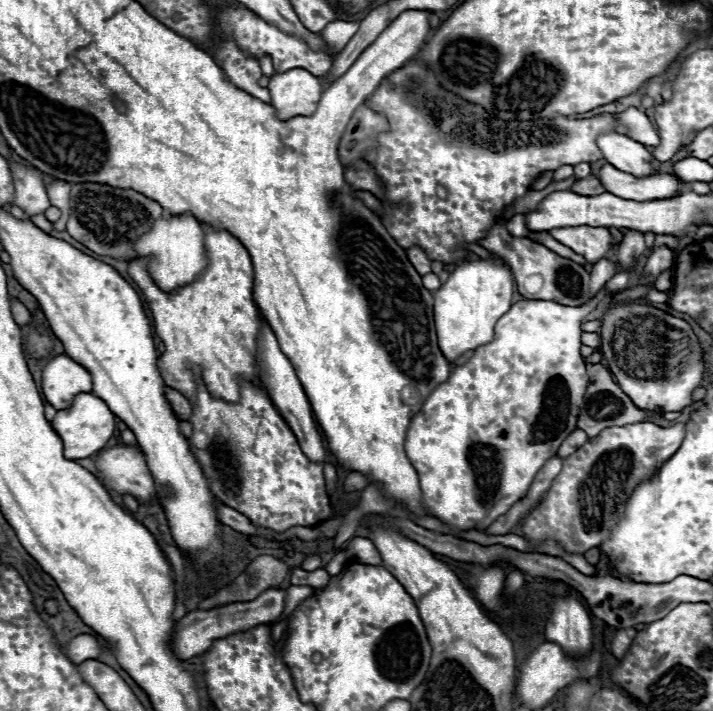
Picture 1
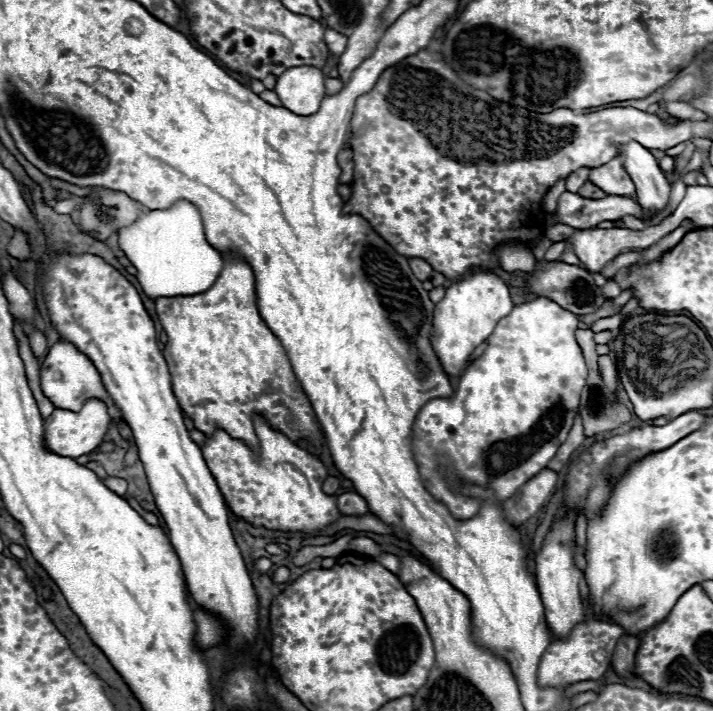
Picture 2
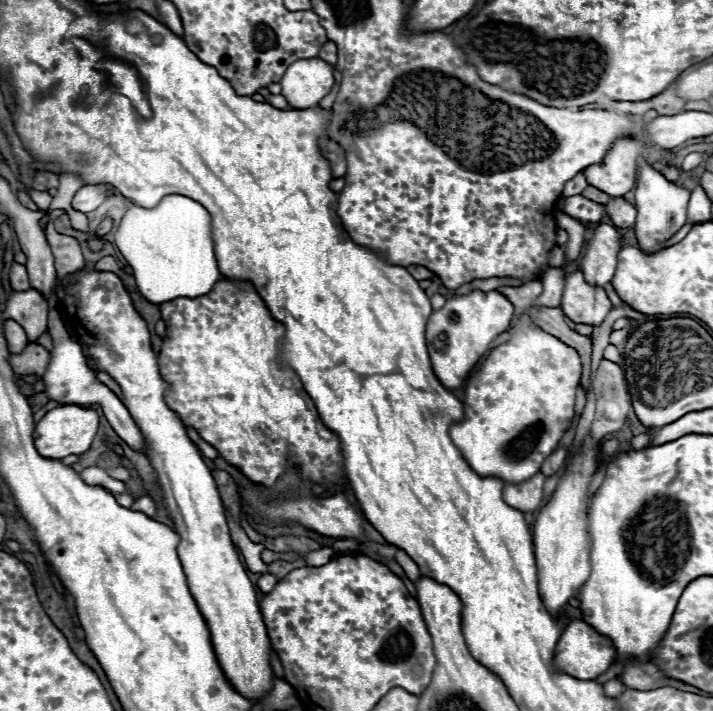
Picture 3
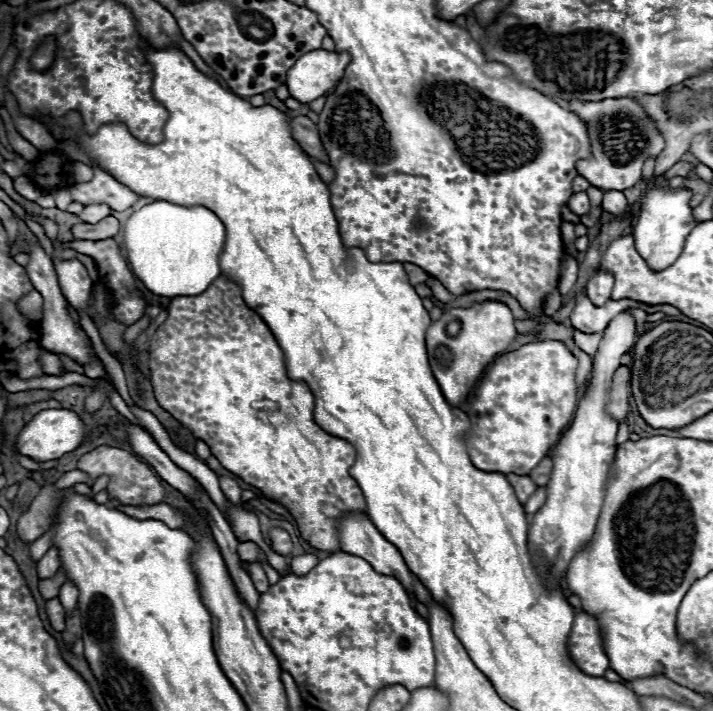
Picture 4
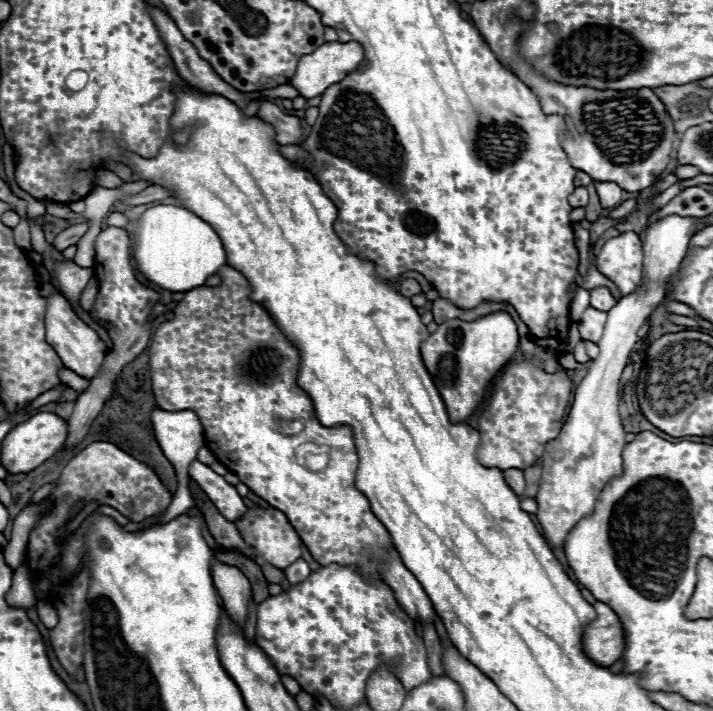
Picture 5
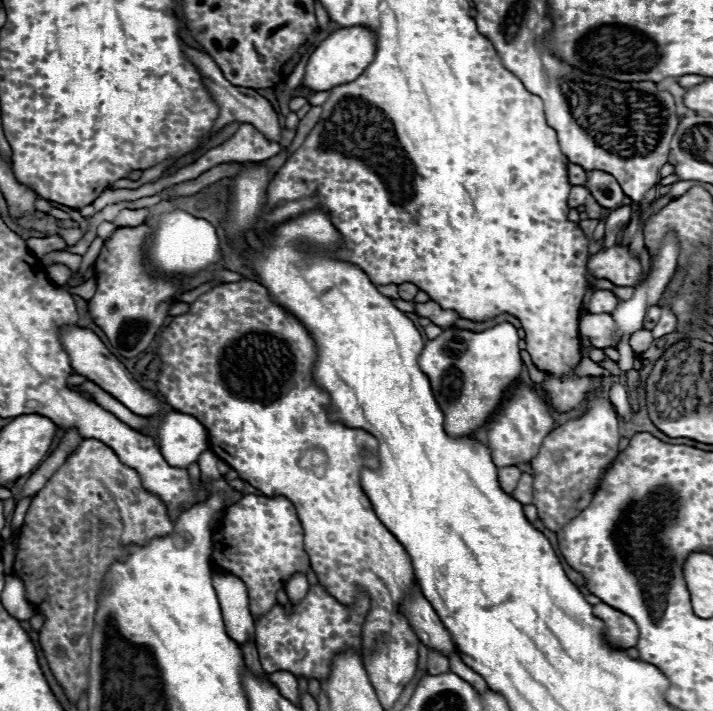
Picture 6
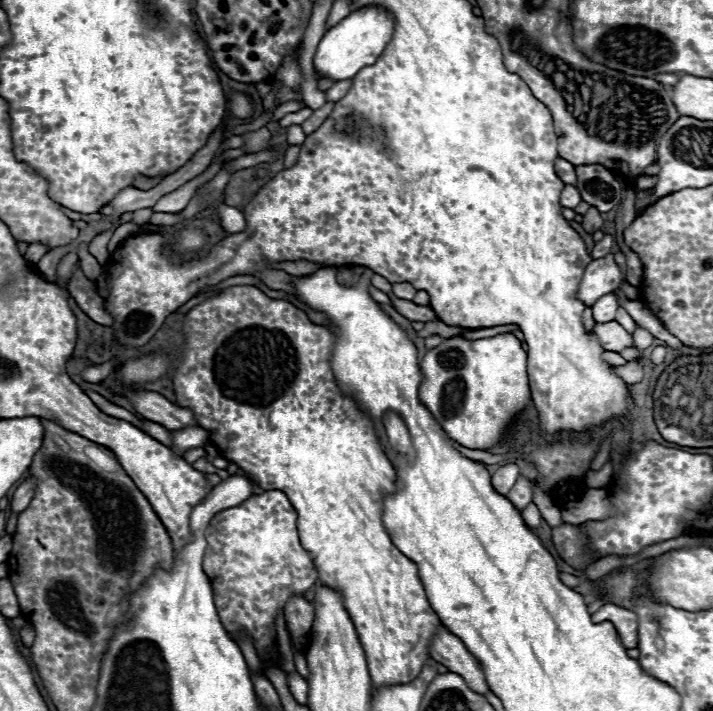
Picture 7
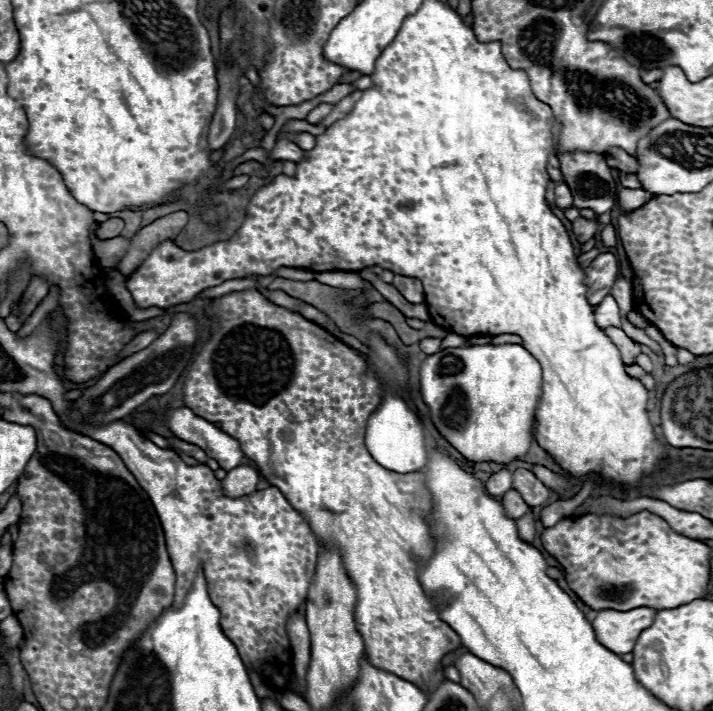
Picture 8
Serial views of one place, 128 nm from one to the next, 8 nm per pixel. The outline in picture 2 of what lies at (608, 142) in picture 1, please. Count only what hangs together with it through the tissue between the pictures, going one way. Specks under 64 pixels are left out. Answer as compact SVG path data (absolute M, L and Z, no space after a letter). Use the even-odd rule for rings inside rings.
M638 142L618 144L616 150L618 156L624 158L624 170L630 174L636 186L638 204L644 206L646 212L664 210L664 206L668 204L670 182L664 178L664 172L660 170L650 150L646 150Z

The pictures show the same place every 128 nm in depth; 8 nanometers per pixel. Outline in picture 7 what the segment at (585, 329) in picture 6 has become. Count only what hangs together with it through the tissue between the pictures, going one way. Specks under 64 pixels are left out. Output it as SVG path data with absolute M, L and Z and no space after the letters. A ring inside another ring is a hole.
M604 322L594 326L594 334L604 350L622 352L624 348L632 346L632 336L618 324L618 322Z

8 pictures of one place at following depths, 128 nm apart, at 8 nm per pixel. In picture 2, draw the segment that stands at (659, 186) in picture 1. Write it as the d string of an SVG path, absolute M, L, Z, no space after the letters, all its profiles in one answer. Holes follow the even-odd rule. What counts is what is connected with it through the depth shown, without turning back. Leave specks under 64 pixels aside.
M616 156L604 166L590 168L590 182L602 188L606 194L618 194L618 196L634 196L634 184L626 170L622 168L624 158Z

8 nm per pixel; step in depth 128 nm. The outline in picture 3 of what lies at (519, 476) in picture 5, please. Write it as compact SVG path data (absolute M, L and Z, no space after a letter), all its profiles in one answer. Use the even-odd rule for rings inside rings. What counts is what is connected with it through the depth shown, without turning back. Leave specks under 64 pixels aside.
M536 474L516 486L504 486L504 500L522 512L534 512L542 502L542 486L546 482L544 474Z

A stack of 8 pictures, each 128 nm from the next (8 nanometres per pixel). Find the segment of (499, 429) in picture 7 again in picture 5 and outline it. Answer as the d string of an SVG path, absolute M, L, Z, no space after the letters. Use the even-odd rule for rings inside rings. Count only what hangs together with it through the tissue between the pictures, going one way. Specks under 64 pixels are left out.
M492 312L474 322L454 318L438 324L438 330L422 342L420 352L428 372L436 382L436 388L444 398L448 416L452 422L462 422L482 402L490 380L498 374L500 366L516 356L518 332L508 312Z

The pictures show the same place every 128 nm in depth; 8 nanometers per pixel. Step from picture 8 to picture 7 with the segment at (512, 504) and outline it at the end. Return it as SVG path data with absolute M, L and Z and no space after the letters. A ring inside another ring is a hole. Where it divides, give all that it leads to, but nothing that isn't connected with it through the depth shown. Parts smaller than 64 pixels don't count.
M520 476L518 482L516 482L516 486L506 494L506 498L508 498L518 510L524 510L524 508L532 502L532 496L534 496L532 484L530 484L530 480L528 480L526 476Z

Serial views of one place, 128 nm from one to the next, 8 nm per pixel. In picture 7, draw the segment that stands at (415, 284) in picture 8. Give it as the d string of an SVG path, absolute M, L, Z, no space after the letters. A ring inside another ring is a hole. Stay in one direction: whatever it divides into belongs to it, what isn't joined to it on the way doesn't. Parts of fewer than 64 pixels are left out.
M400 282L400 284L394 284L394 286L392 286L392 292L394 292L394 296L398 296L398 298L412 300L414 294L416 294L416 288L414 288L412 284L408 284L408 282Z

